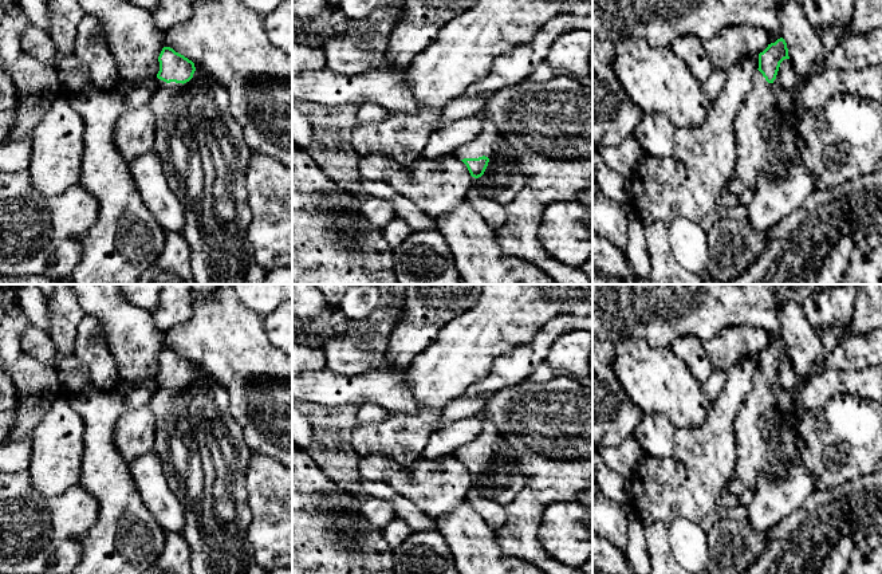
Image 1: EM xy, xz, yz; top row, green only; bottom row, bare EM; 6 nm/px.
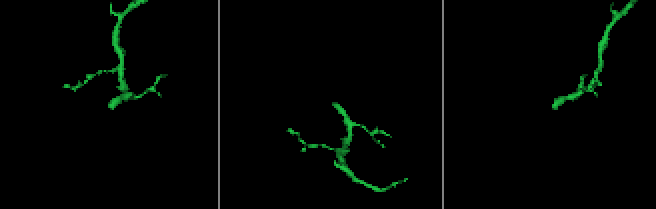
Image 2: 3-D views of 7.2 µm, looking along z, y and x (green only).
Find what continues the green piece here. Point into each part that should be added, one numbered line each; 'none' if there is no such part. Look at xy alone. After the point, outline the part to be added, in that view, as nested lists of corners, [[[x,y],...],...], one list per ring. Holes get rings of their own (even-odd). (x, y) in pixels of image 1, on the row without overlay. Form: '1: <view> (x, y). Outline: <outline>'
1: xy (201, 448). Outline: [[[194,363],[194,367],[196,367],[196,371],[193,374],[193,378],[184,385],[176,384],[176,382],[166,384],[158,380],[158,386],[153,392],[153,397],[147,404],[149,409],[151,410],[154,416],[154,449],[153,451],[157,453],[160,459],[160,463],[162,465],[169,487],[172,488],[172,491],[174,492],[174,495],[178,498],[178,500],[185,508],[185,523],[184,523],[182,535],[189,547],[192,574],[267,574],[267,570],[263,569],[256,562],[253,547],[248,539],[248,527],[252,522],[252,514],[251,514],[248,500],[247,500],[248,492],[247,492],[247,485],[245,485],[245,477],[247,477],[247,469],[248,469],[252,451],[249,449],[249,447],[247,445],[244,440],[244,433],[243,433],[241,426],[231,414],[228,392],[200,365]]]

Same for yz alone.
1: yz (766, 427). Outline: [[[757,370],[753,374],[753,386],[740,406],[735,418],[737,440],[736,477],[745,488],[753,492],[760,475],[779,476],[790,463],[799,459],[800,437],[798,433],[799,417],[795,412],[795,390],[768,384]]]

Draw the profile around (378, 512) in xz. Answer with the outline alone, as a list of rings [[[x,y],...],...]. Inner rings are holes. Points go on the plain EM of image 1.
[[[362,496],[359,511],[371,527],[381,530],[397,518],[397,510],[389,502],[371,496]]]

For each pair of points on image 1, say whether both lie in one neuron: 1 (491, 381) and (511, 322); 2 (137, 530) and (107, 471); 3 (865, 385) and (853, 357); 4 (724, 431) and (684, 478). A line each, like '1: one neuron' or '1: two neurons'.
1: two neurons
2: one neuron
3: two neurons
4: one neuron

